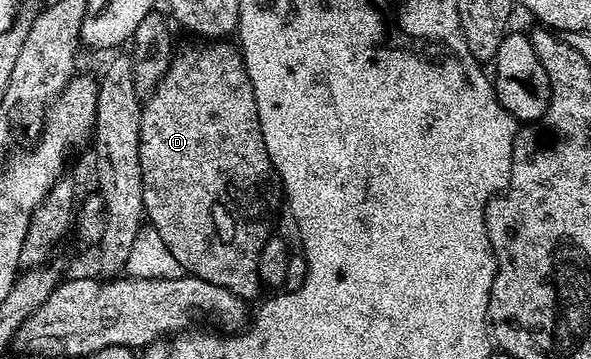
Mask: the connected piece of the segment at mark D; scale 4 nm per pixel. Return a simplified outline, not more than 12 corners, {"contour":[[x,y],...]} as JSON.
{"contour":[[238,45],[142,103],[143,212],[177,264],[261,291],[273,167]]}

